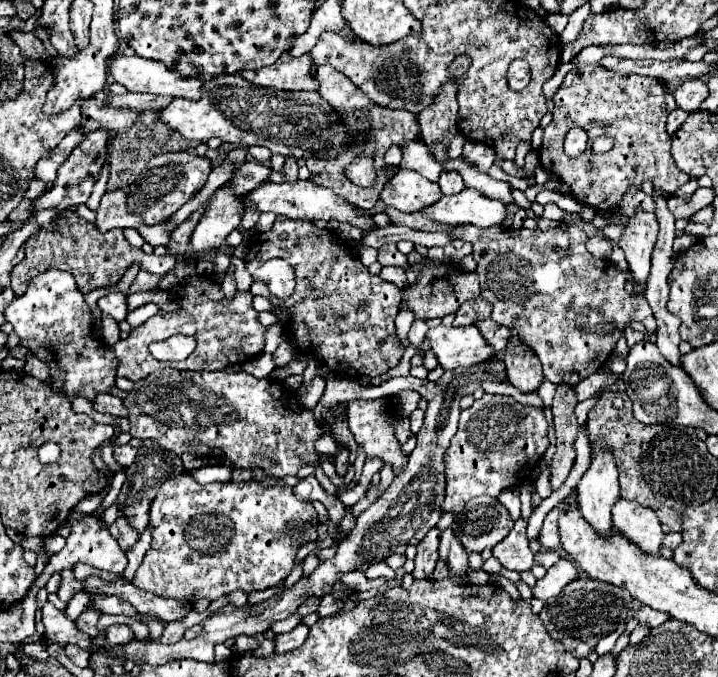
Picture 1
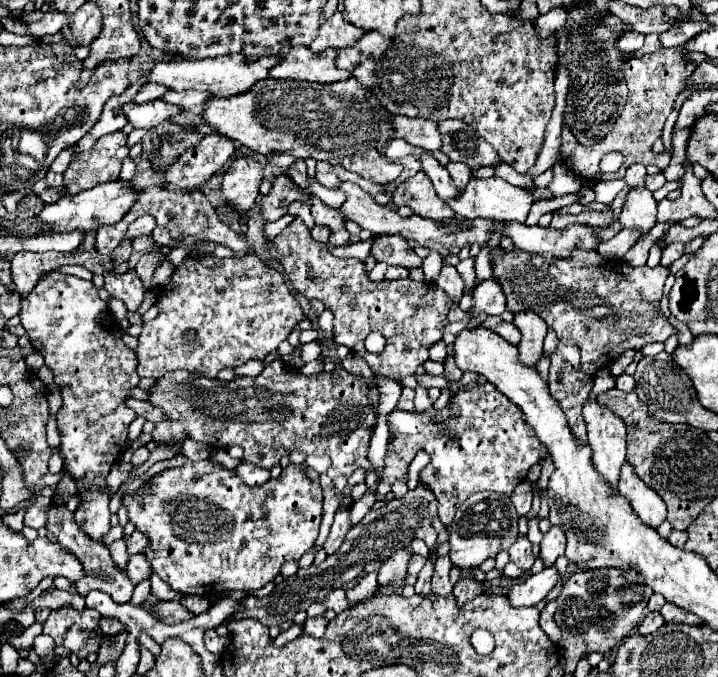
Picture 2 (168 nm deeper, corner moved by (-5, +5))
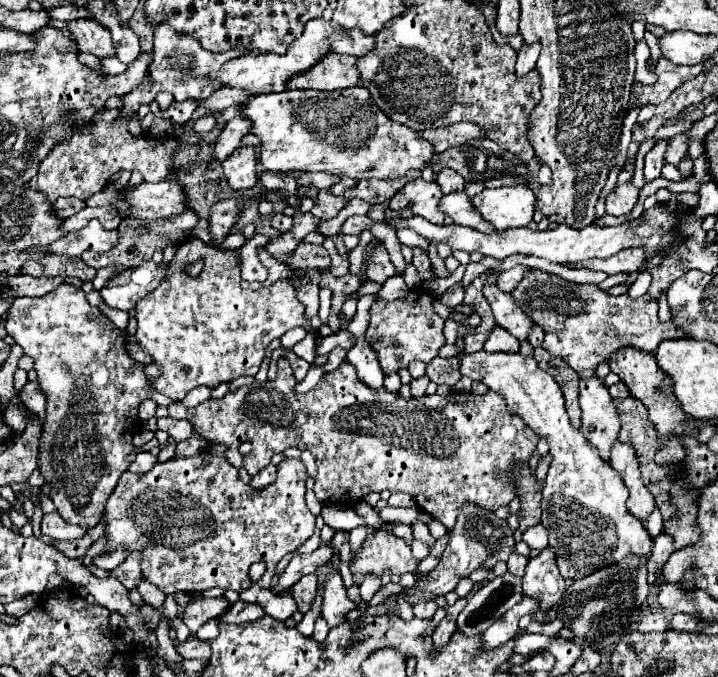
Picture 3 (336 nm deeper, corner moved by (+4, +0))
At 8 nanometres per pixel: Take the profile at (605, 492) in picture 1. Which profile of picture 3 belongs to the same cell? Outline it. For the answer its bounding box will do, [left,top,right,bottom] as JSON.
[579,374,619,460]

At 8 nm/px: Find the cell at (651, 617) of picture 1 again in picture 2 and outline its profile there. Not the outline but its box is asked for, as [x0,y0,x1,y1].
[660,603,698,623]

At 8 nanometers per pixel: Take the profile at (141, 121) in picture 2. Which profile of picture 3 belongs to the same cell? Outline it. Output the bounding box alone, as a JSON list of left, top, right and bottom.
[161,100,199,124]

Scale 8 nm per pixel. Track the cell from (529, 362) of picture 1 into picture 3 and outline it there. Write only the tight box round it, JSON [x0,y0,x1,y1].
[483,270,533,340]

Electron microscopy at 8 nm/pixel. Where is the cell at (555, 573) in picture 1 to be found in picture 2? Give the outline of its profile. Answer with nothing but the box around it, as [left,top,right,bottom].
[508,567,558,607]

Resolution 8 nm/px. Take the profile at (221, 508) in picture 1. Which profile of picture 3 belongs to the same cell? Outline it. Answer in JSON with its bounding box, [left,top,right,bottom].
[93,452,315,594]

